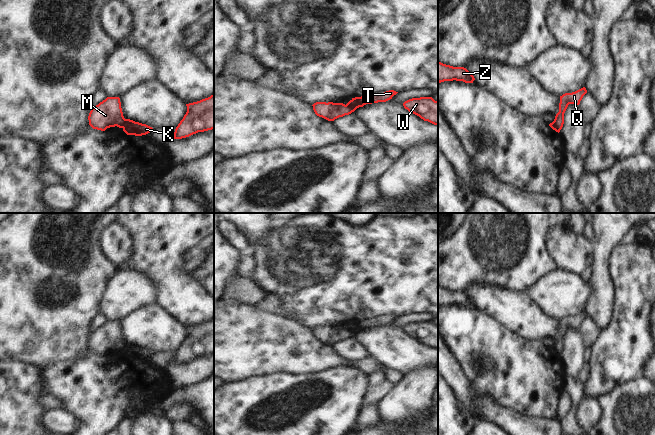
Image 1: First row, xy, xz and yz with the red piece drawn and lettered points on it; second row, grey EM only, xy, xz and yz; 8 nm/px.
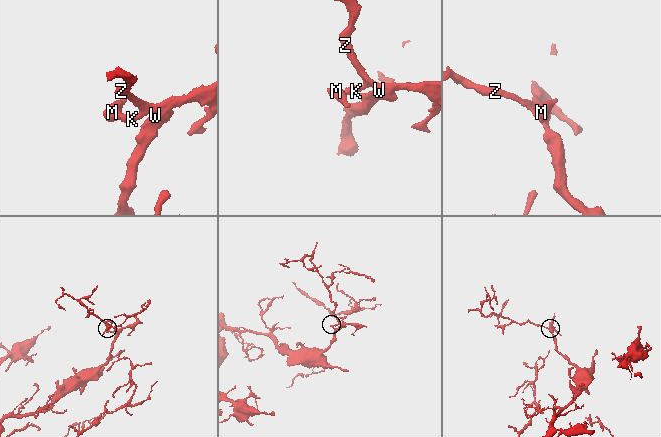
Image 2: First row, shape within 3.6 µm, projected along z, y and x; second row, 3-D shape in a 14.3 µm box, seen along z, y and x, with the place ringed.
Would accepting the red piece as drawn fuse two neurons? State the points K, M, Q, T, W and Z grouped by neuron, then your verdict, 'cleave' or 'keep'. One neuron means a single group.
groups K T W Z / M Q; cleave

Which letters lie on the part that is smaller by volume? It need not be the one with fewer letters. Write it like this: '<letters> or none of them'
M, Q

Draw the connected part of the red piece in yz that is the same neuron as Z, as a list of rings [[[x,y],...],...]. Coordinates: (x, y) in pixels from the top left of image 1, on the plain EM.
[[[438,285],[438,306],[453,304],[473,307],[475,302],[473,298],[464,291],[453,291]]]

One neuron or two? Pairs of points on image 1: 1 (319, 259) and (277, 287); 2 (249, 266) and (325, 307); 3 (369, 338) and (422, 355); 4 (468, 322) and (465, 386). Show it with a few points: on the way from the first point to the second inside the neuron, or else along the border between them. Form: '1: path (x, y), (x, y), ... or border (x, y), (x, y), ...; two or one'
1: path (309, 263), (301, 263), (287, 277); one
2: border (252, 256), (255, 262), (253, 280); two
3: path (382, 343), (390, 345), (402, 353), (409, 353); one
4: border (452, 355), (470, 380), (472, 387), (480, 393); two

